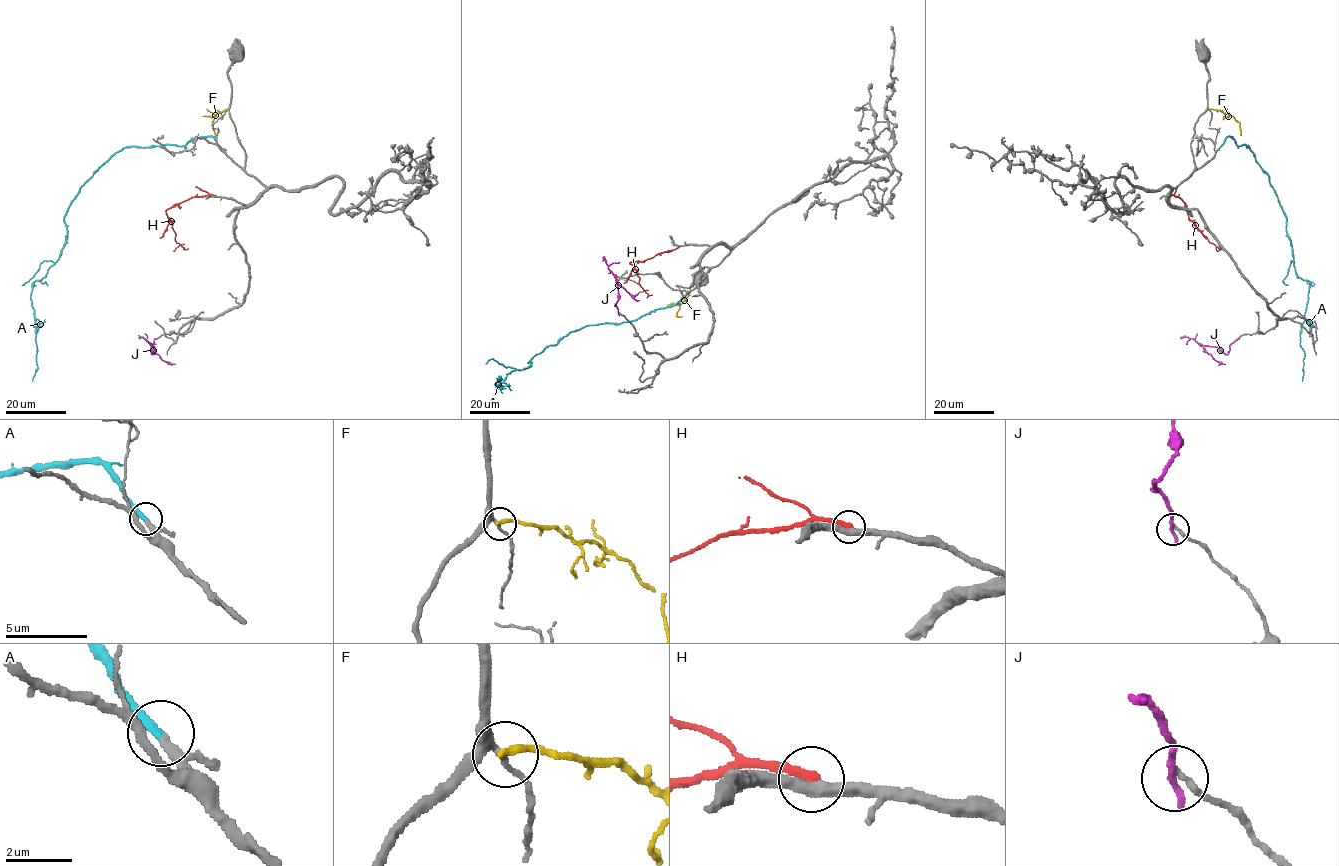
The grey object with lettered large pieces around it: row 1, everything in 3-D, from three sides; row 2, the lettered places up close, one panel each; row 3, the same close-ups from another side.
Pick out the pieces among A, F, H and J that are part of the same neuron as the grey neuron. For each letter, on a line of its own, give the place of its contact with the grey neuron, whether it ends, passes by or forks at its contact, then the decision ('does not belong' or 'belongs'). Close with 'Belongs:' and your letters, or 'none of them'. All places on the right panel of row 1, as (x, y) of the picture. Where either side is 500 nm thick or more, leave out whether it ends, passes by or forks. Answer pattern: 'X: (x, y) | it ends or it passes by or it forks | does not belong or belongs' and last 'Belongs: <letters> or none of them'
A: (1220, 147) | it ends | belongs
F: (1209, 109) | it ends | does not belong
H: (1170, 196) | it ends | does not belong
J: (1237, 339) | it ends | does not belong
Belongs: A

